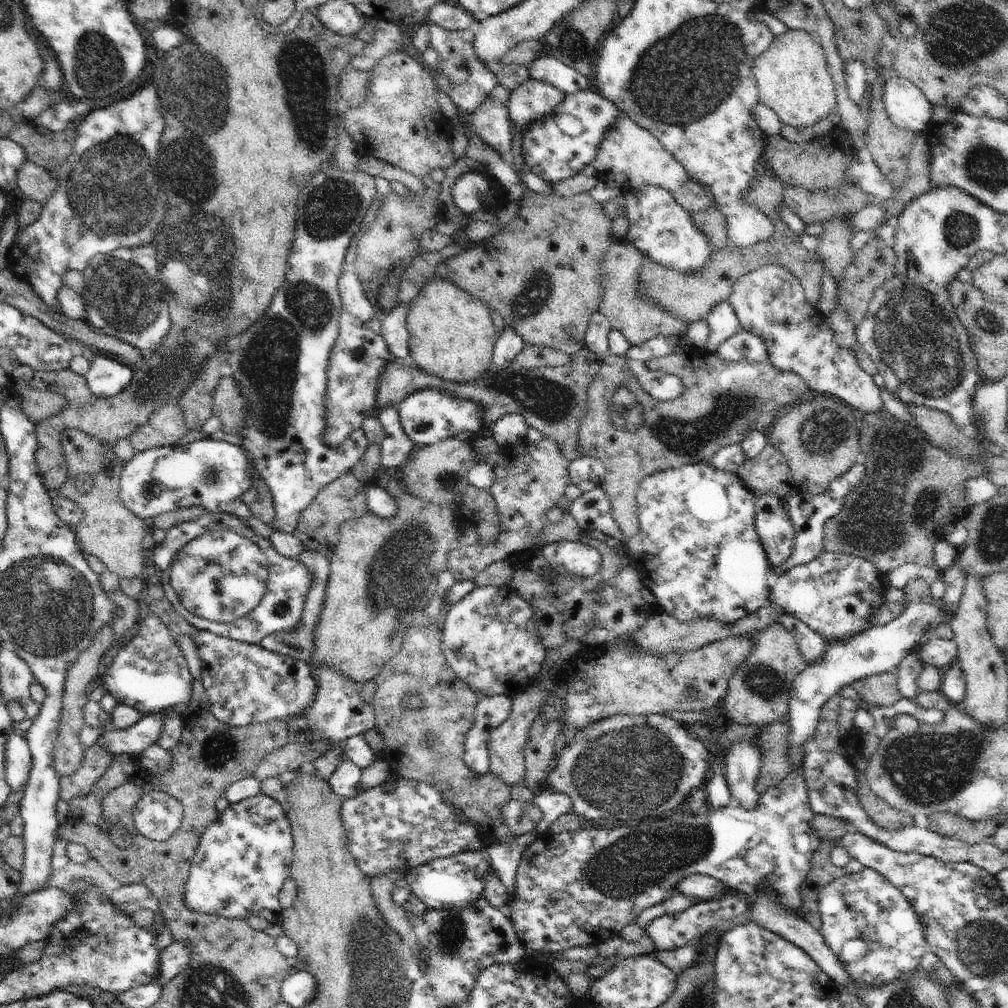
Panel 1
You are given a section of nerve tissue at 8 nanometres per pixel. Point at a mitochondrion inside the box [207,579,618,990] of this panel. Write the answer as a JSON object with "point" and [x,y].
{"point":[448,940]}

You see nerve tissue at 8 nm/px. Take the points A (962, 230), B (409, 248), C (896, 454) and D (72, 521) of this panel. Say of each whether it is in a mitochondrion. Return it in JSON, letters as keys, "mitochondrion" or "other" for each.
{"A":"mitochondrion","B":"other","C":"mitochondrion","D":"other"}

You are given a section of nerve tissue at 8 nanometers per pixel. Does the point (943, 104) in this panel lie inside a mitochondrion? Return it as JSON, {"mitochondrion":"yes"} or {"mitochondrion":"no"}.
{"mitochondrion":"no"}

